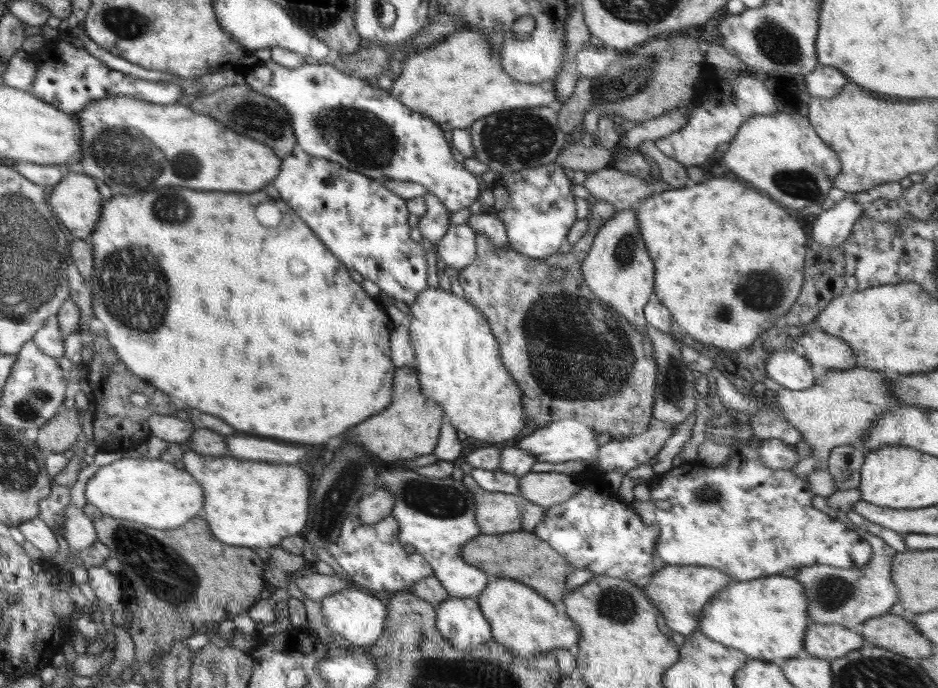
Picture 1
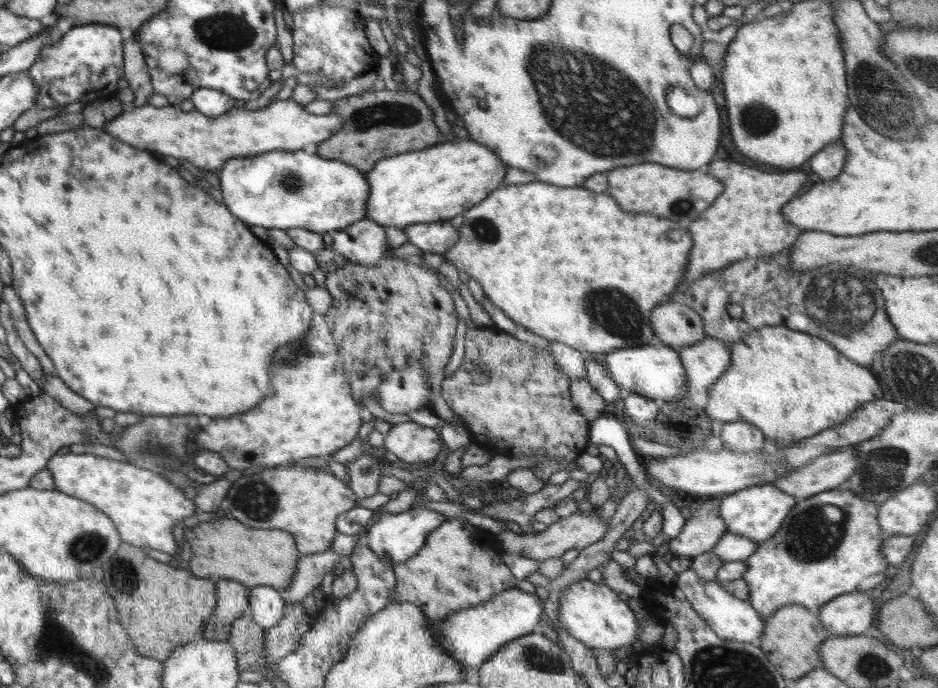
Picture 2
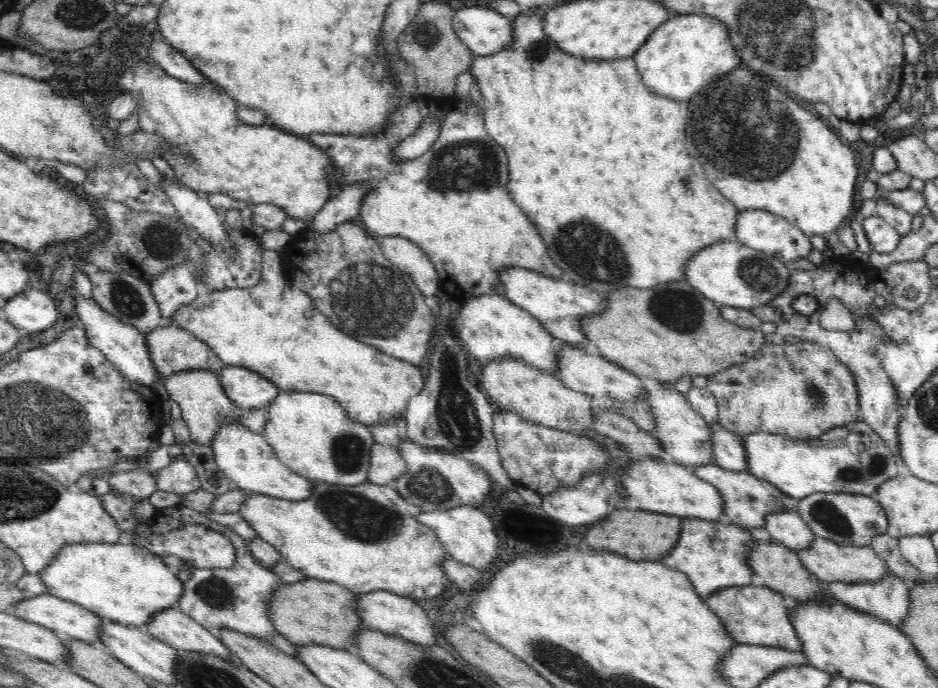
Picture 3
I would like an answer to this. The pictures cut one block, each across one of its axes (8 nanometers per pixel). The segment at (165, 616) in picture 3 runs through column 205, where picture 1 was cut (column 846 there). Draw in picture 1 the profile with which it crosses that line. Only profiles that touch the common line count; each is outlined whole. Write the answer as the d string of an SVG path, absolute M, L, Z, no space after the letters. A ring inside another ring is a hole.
M810 624L804 636L804 654L823 659L835 659L866 644L858 628L838 624Z

